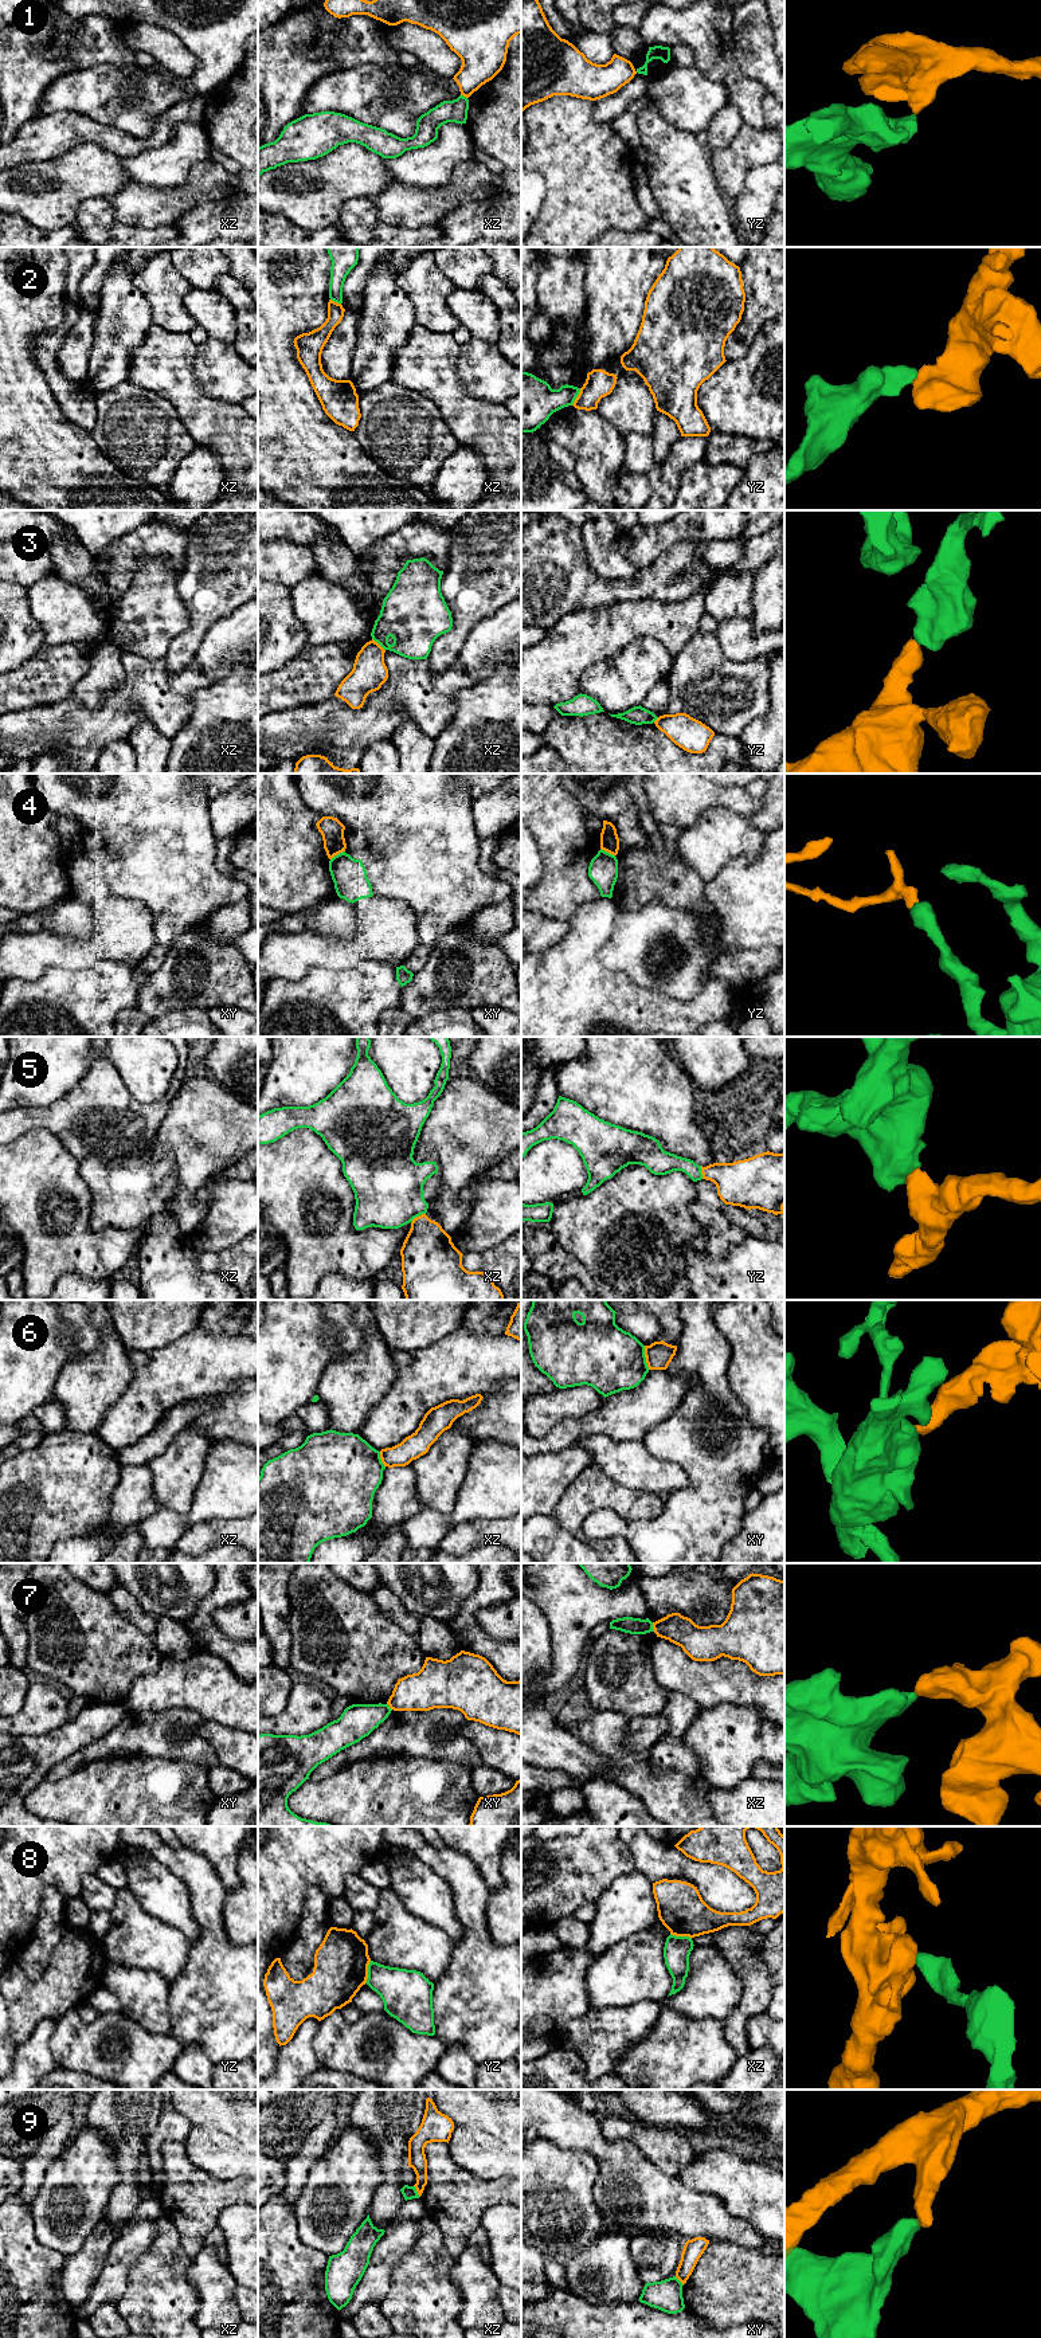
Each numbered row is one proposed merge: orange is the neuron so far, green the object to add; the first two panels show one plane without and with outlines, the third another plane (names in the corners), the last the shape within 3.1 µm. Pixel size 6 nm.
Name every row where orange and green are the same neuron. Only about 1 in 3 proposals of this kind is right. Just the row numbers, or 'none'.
5

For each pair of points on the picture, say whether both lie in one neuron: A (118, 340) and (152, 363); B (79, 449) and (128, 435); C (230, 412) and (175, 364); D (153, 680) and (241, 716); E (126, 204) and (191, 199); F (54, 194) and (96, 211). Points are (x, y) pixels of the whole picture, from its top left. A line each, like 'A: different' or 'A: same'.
A: different
B: different
C: same
D: different
E: same
F: different

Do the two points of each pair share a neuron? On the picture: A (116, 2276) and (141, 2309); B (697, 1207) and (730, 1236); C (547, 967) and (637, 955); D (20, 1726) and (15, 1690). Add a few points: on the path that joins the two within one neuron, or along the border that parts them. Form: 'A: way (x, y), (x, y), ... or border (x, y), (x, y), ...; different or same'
A: border (139, 2259), (129, 2271), (124, 2294), (114, 2303); different
B: way (705, 1216), (721, 1230); same
C: border (611, 931), (598, 960), (627, 975); different
D: border (28, 1683), (24, 1704), (14, 1715); different

